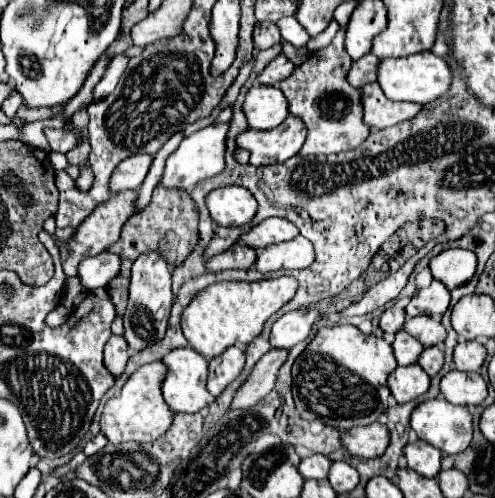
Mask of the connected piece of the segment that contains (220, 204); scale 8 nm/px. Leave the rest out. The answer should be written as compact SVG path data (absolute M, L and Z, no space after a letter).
M241 186L215 188L205 196L205 204L219 226L243 226L257 212L253 194Z

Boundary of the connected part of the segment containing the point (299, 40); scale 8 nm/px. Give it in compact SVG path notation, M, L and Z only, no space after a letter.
M283 18L283 20L277 22L277 28L281 30L283 40L291 42L295 48L303 48L311 36L305 32L305 28L299 22L293 22L293 18Z

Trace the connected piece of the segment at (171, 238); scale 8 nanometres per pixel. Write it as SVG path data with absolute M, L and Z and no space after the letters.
M157 186L153 190L153 198L145 210L141 210L137 216L131 216L125 222L125 228L121 230L121 238L109 248L111 252L117 252L121 256L121 272L107 284L107 292L115 304L117 314L125 312L127 304L127 286L129 286L129 274L131 274L131 264L137 260L139 254L143 252L159 252L165 256L169 264L181 264L187 254L193 250L197 244L197 220L199 212L193 200L189 198L187 192L181 190L167 190L163 186Z

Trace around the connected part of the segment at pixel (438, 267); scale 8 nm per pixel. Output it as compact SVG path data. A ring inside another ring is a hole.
M443 250L429 262L435 280L443 282L449 290L469 282L477 268L477 258L471 250Z

